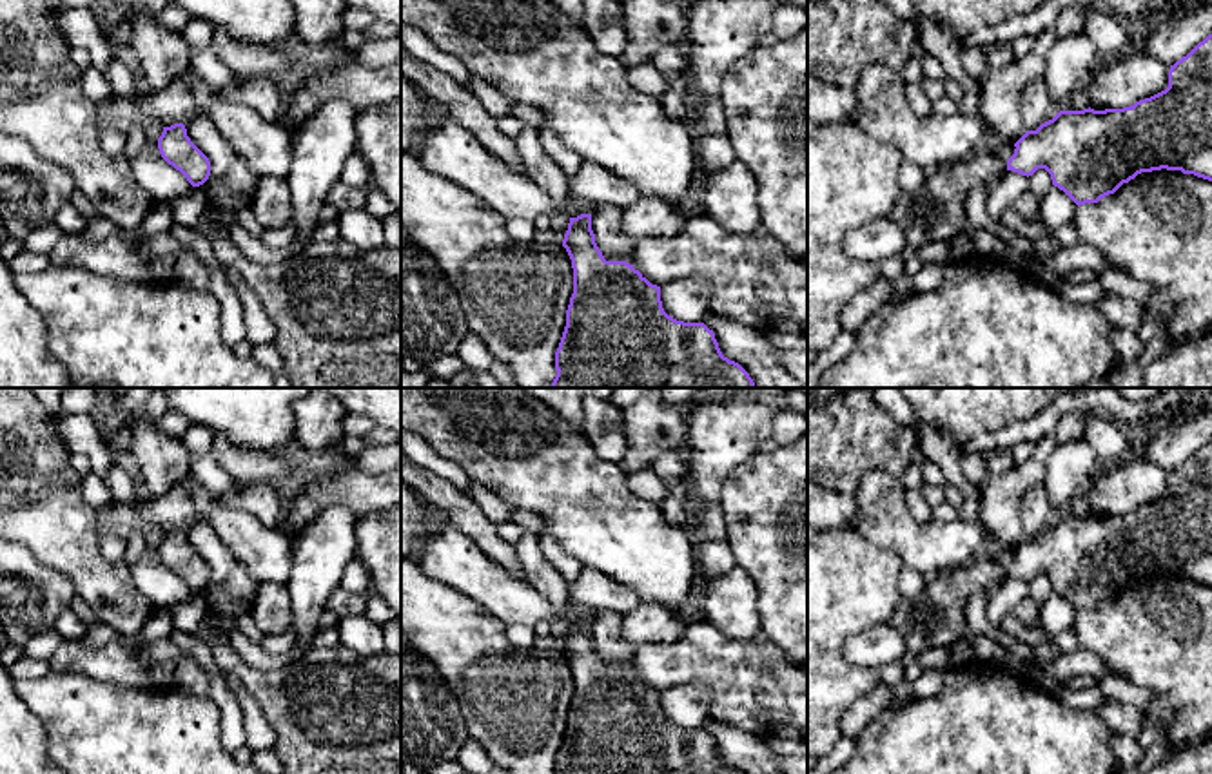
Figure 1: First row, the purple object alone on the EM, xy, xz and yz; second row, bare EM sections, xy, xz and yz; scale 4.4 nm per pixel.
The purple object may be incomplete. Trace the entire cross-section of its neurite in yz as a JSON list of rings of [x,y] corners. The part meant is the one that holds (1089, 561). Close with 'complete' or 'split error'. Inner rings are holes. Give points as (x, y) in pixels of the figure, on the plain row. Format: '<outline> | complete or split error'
[[[1212,440],[1170,471],[1165,497],[1123,515],[1060,517],[1016,549],[994,551],[991,558],[1007,576],[1027,584],[1045,575],[1078,613],[1098,609],[1141,578],[1181,576],[1212,587]]] | split error

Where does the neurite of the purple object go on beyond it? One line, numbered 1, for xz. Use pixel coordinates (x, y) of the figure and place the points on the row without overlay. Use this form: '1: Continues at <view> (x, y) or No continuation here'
1: No continuation here

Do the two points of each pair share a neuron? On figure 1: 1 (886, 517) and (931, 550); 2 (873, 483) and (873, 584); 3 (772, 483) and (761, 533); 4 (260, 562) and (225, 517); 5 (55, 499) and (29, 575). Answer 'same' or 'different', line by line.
1: same
2: different
3: same
4: same
5: different

